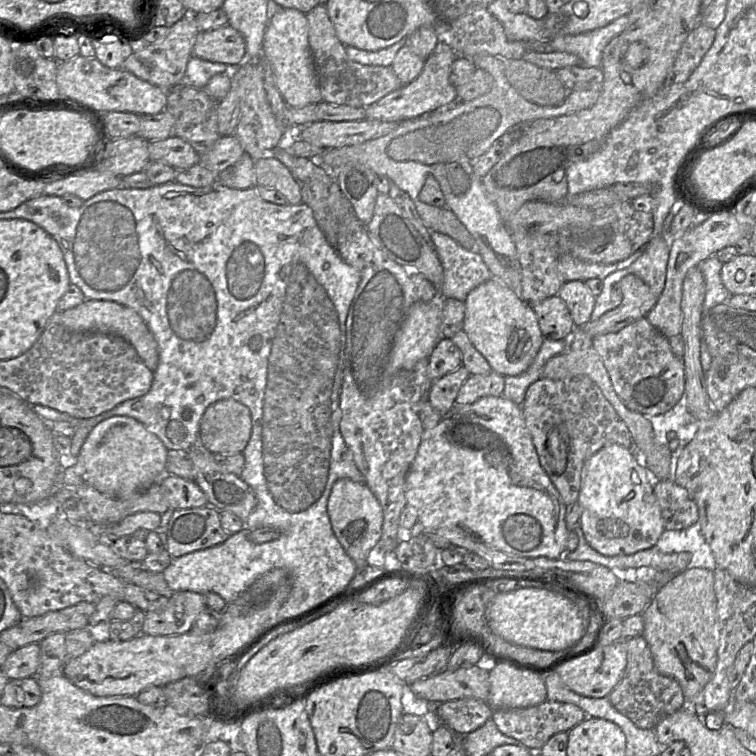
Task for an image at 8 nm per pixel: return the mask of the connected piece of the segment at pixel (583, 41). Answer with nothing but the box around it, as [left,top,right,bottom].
[550,15,628,67]

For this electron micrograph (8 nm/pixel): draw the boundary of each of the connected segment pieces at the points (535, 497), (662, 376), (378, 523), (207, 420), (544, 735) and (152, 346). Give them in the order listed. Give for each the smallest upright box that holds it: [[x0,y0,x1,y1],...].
[[405,396,570,559],[592,317,684,417],[327,478,383,567],[199,398,251,454],[491,700,586,754],[61,300,158,372]]

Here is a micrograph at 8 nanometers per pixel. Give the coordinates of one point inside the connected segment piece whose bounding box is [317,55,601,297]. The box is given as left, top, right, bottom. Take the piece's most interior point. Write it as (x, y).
(444, 143)

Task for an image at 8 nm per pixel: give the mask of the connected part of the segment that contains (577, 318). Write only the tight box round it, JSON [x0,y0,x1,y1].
[557,281,596,327]

